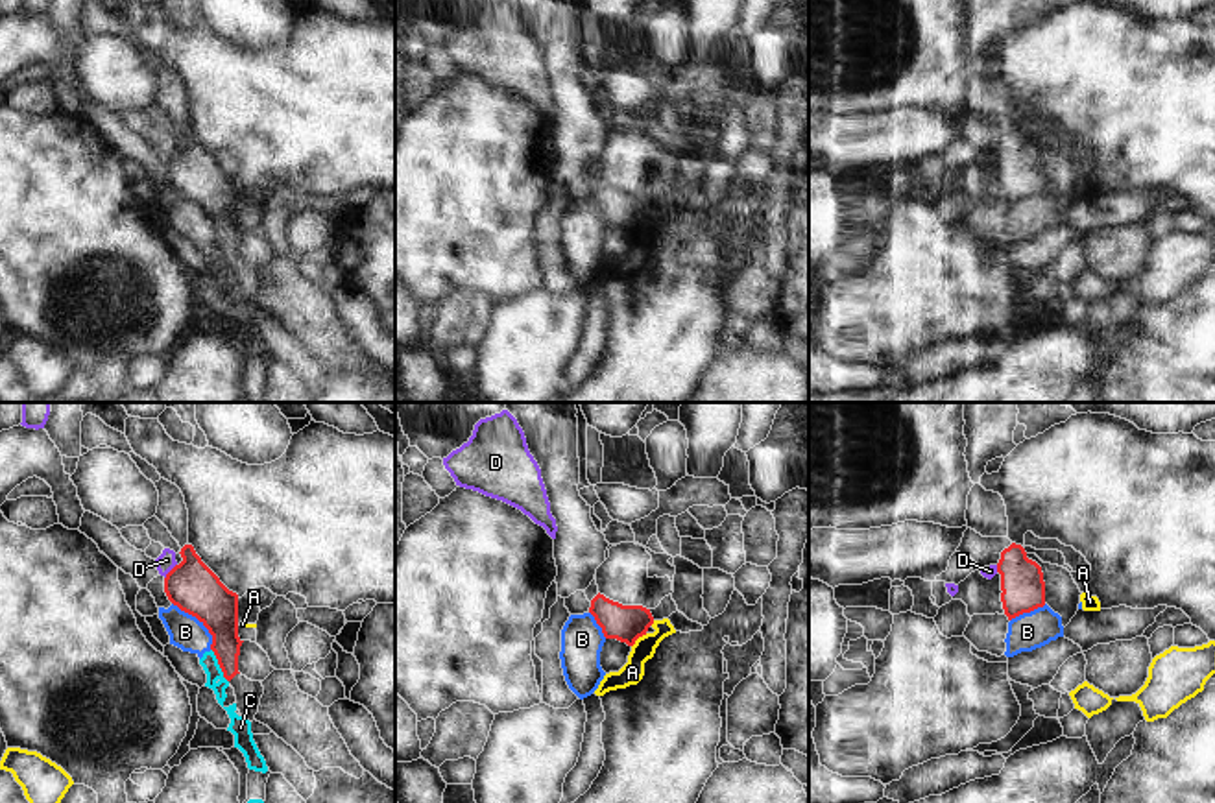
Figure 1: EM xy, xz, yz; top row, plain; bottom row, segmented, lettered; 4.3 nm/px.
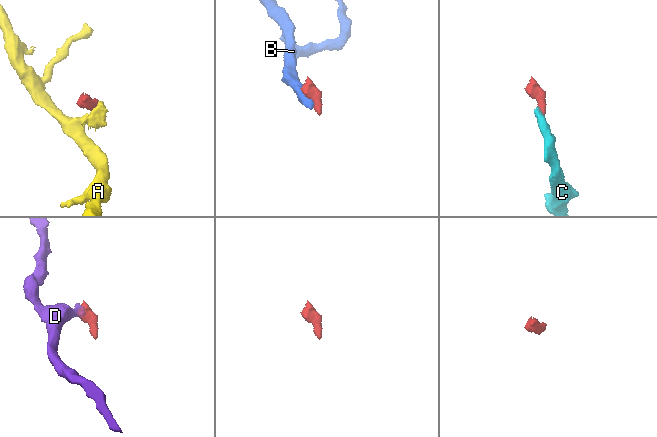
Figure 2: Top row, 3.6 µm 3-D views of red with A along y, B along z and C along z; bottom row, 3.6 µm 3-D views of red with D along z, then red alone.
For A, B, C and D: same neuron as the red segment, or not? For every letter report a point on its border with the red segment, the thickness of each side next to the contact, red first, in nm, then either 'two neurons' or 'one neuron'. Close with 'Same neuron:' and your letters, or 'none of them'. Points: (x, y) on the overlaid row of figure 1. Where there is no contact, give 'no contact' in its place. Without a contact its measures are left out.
A: contact xz (637, 637); calibres 160 and 100 nm; two neurons
B: contact xy (200, 621); calibres 220 and 150 nm; two neurons
C: contact xy (218, 663); calibres 180 and 70 nm; two neurons
D: contact xy (170, 571); calibres 220 and 80 nm; two neurons
Same neuron: none of them

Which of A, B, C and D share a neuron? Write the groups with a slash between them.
A / B C / D

